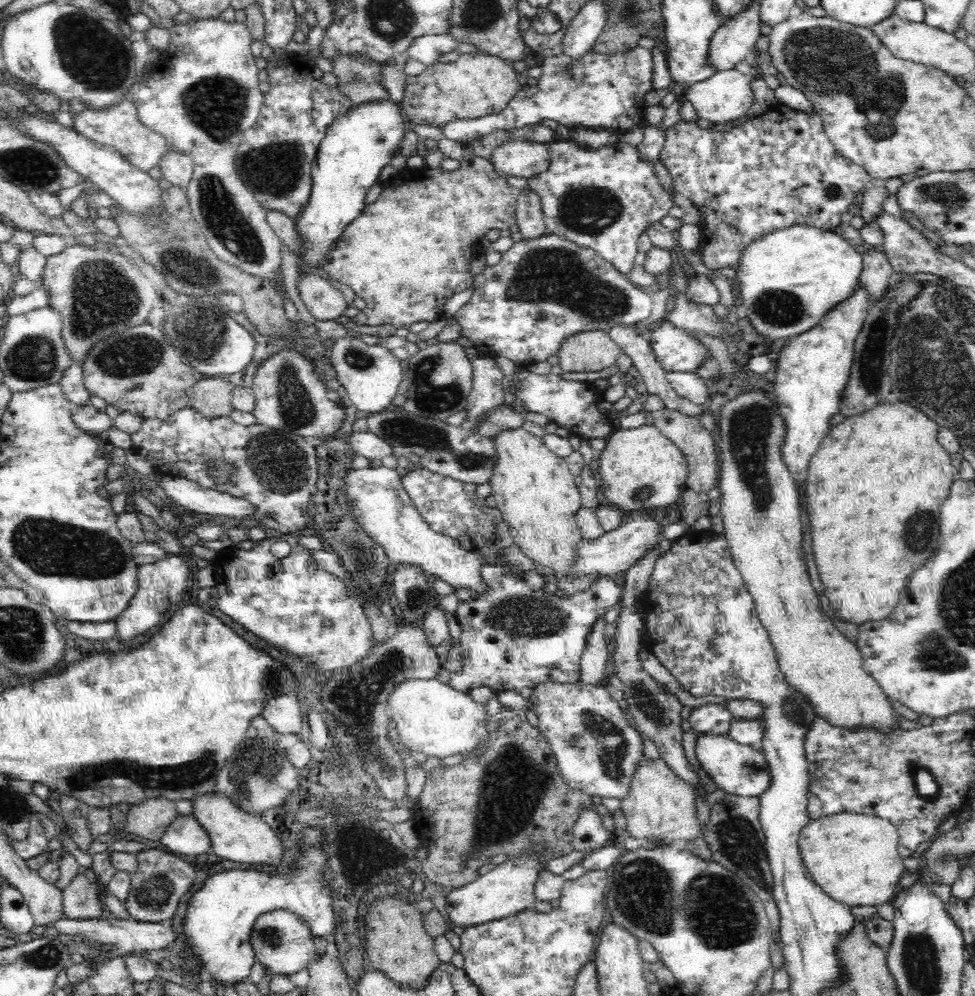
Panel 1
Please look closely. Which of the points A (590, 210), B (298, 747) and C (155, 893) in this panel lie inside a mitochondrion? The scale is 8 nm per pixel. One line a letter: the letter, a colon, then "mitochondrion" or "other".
A: mitochondrion
B: other
C: mitochondrion

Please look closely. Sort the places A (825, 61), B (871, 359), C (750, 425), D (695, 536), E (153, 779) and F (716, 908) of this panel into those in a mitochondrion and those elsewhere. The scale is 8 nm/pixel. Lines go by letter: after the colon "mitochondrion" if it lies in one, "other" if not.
A: mitochondrion
B: mitochondrion
C: mitochondrion
D: other
E: mitochondrion
F: mitochondrion

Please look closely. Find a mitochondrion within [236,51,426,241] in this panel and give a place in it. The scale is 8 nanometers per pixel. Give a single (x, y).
(277, 170)

